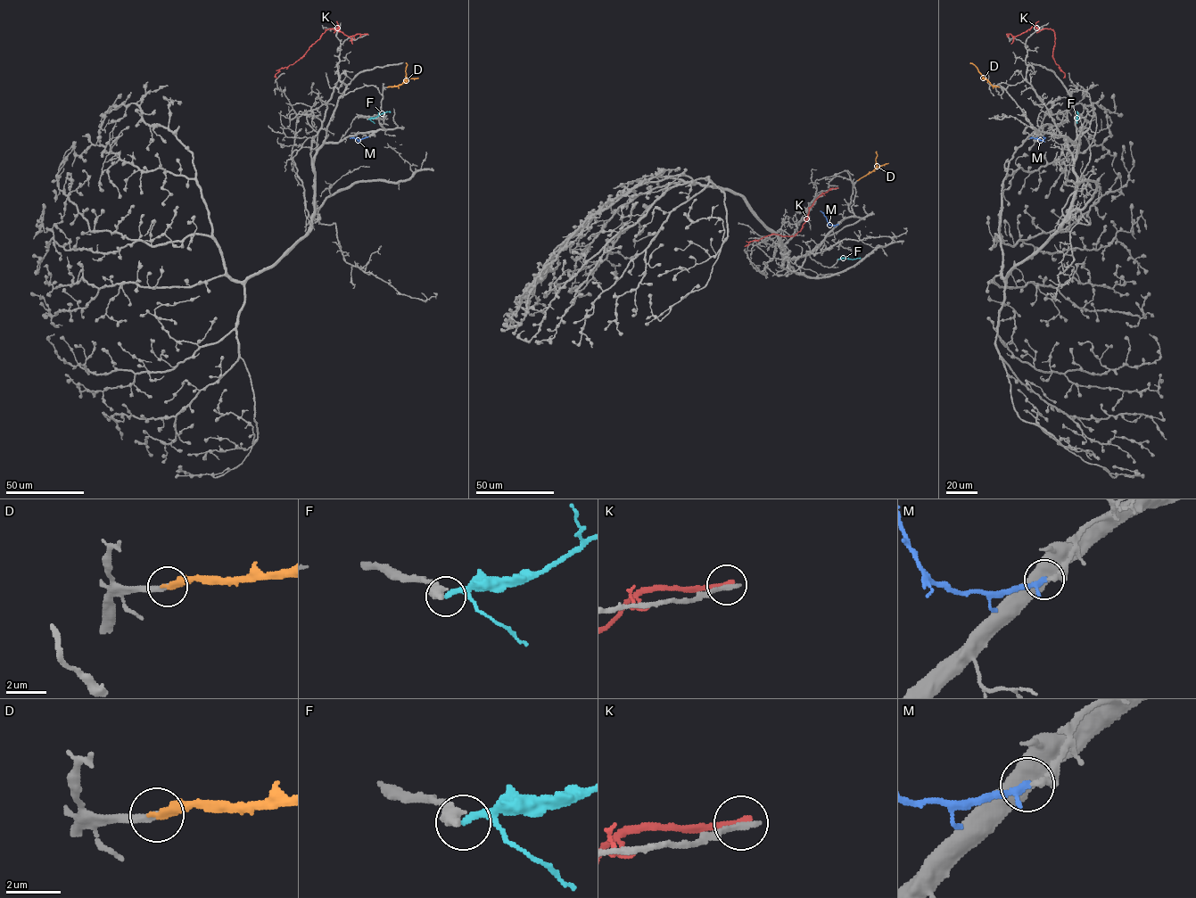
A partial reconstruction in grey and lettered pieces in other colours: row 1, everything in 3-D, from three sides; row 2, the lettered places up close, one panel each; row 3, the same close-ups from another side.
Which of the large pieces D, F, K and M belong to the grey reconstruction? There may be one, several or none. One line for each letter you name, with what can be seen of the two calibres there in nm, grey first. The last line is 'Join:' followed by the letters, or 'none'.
D: 260/320 nm
M: 280/240 nm
Join: D, M

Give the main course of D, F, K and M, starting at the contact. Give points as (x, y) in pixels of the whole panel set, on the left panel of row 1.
D: (387, 86), (398, 86), (406, 79), (406, 62)
F: (367, 119), (390, 112)
K: (367, 34), (348, 37), (338, 26), (336, 30), (326, 29), (301, 57), (281, 68), (275, 76), (276, 78)
M: (367, 136), (358, 140), (350, 138)

